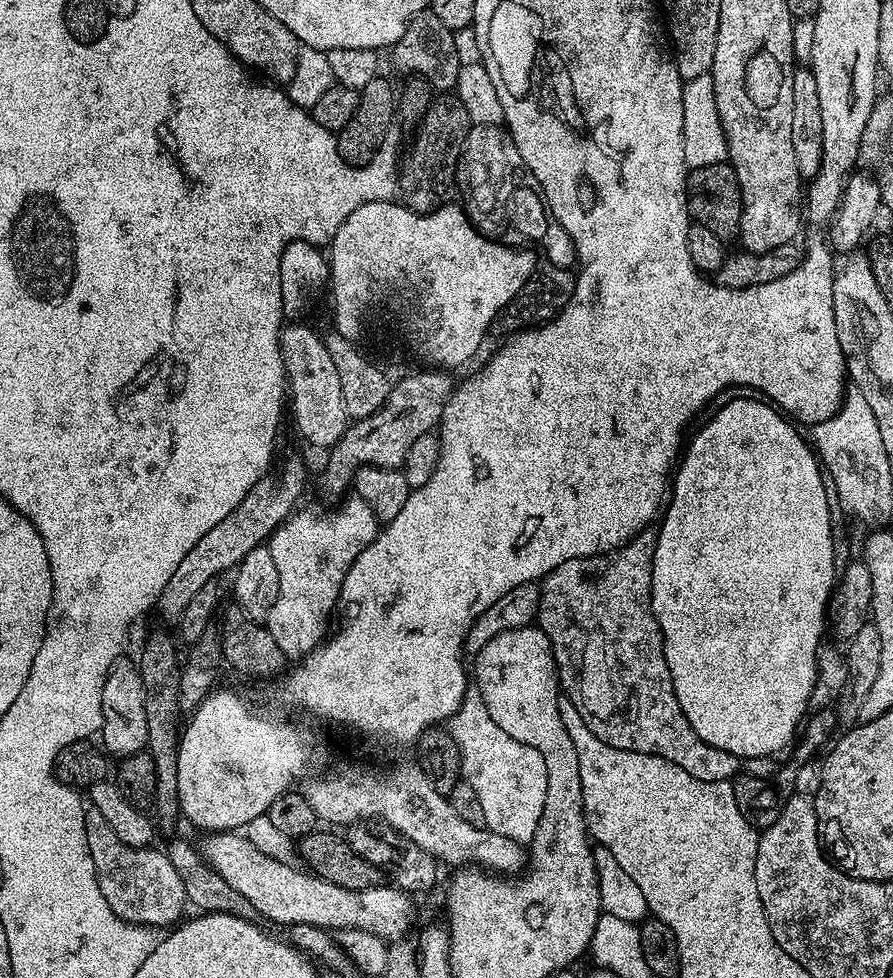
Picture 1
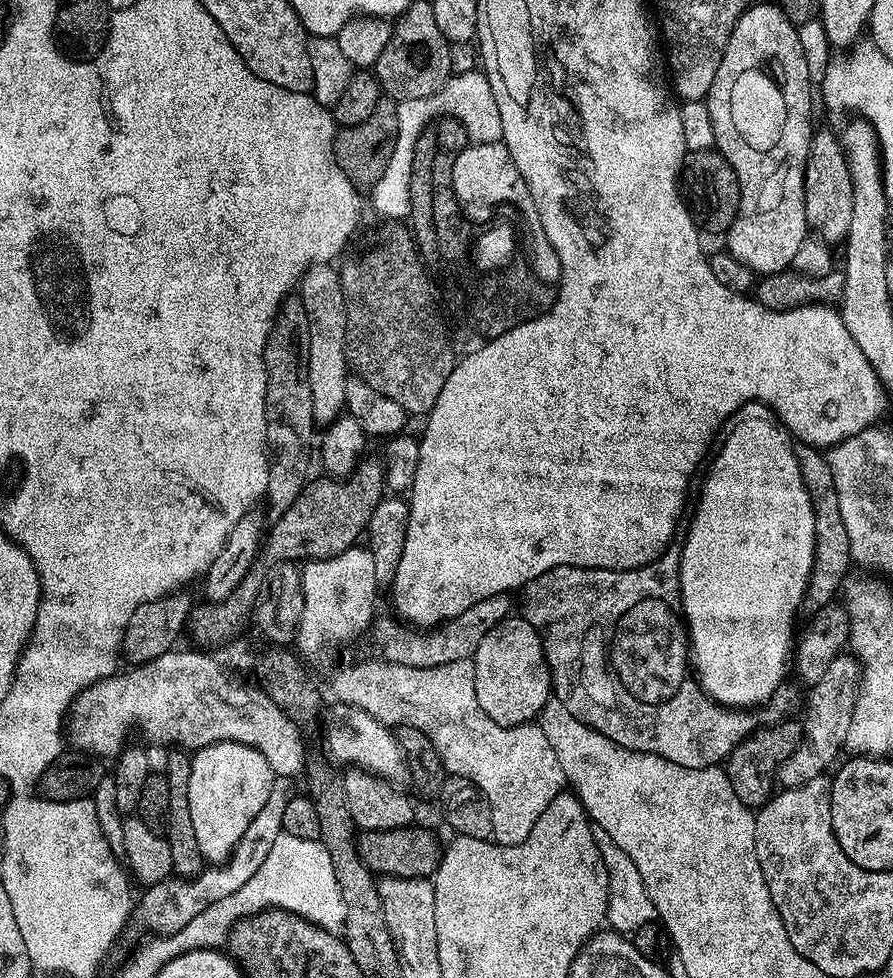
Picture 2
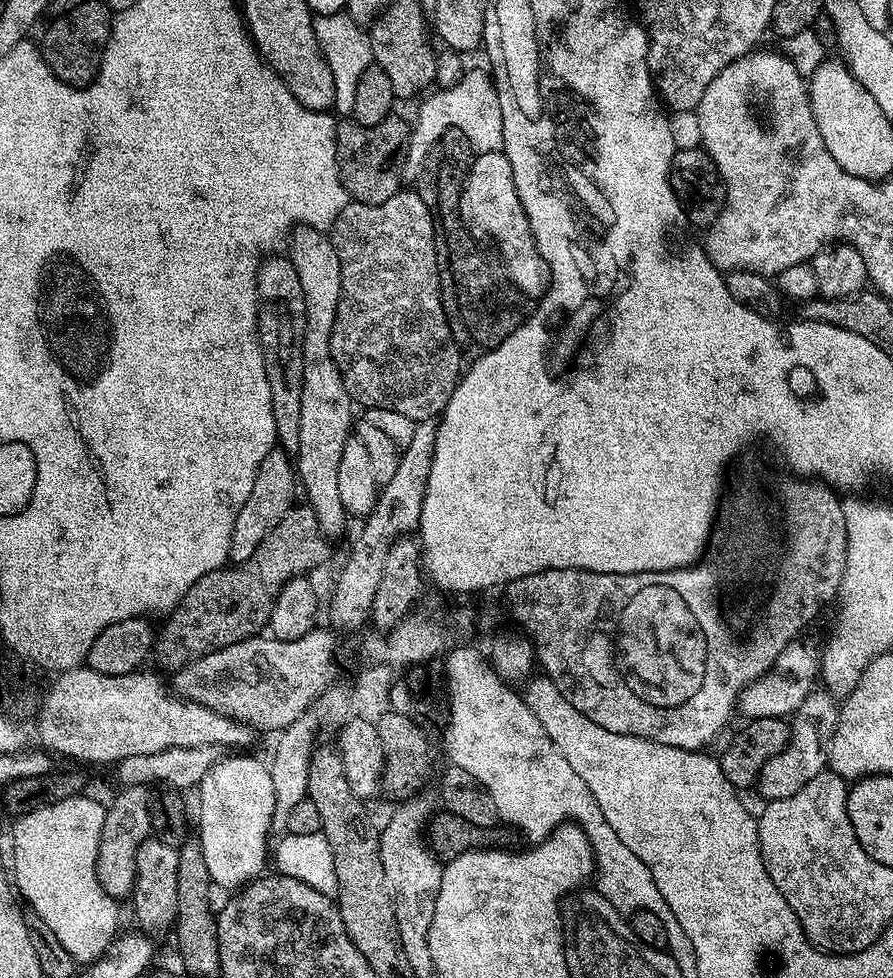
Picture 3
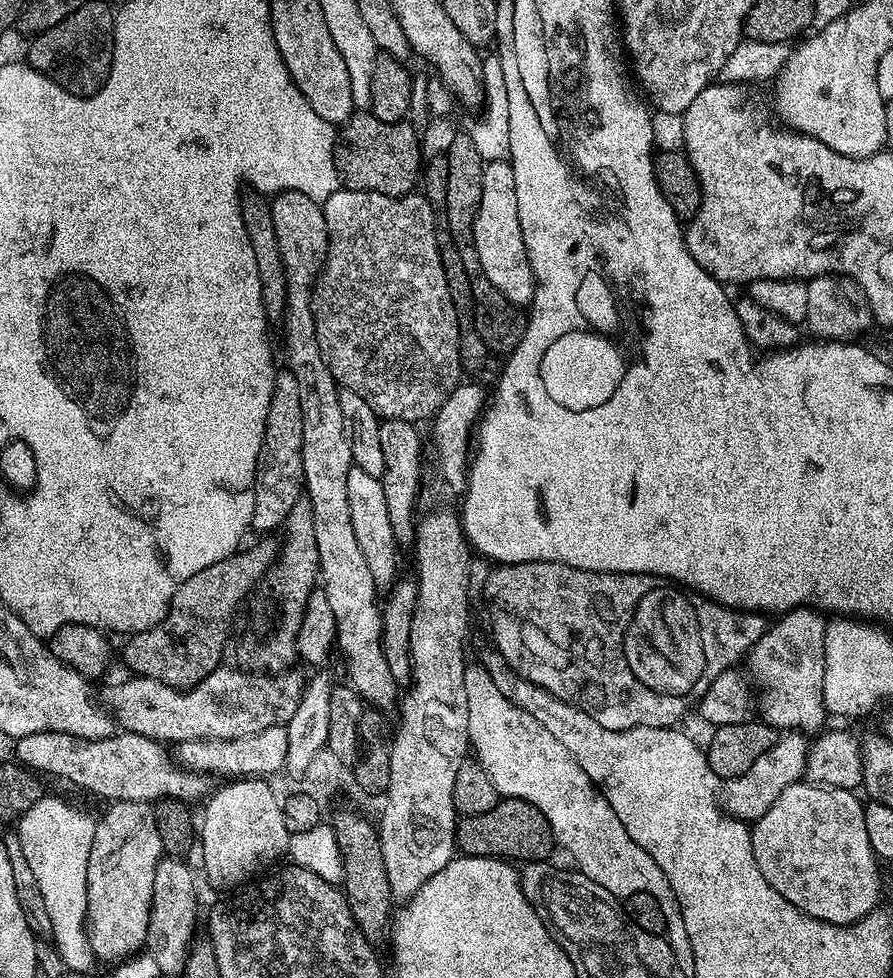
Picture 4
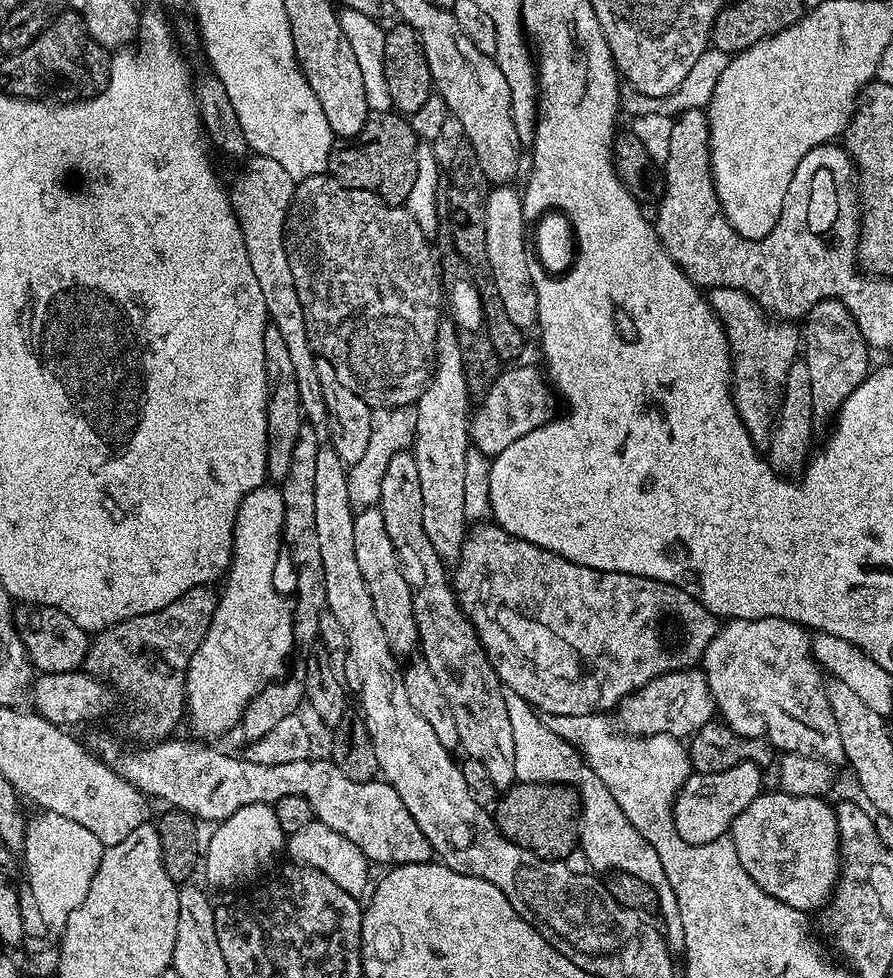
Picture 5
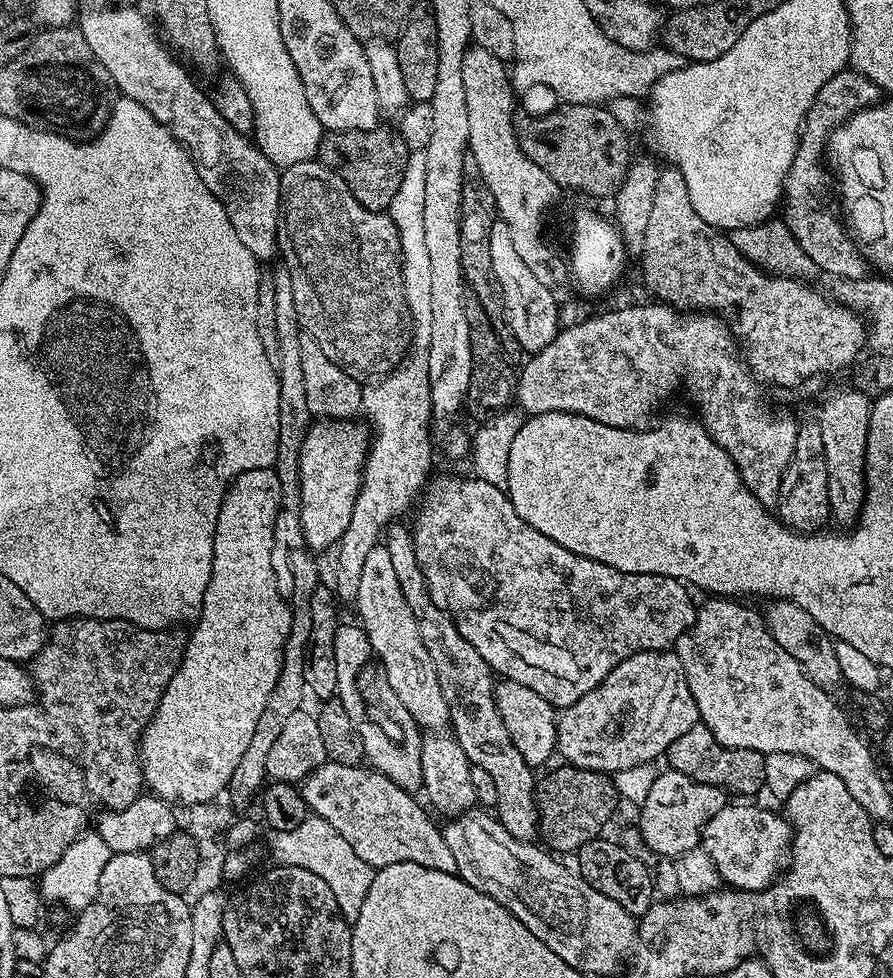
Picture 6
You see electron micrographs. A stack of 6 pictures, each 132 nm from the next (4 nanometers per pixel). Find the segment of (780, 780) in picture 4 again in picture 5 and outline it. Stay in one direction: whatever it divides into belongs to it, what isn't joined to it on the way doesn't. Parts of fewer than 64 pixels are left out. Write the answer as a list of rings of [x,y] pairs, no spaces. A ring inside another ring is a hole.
[[[752,762],[730,766],[721,772],[696,772],[689,776],[684,787],[676,793],[672,817],[678,834],[688,844],[709,844],[727,837],[732,820],[758,798],[764,784],[765,773]],[[764,784],[764,785],[763,785]]]

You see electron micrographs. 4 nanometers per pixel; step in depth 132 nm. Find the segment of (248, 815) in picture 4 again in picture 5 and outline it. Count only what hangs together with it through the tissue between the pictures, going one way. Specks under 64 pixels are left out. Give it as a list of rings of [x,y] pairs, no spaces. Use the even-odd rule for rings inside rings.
[[[270,804],[242,806],[238,814],[230,814],[230,818],[219,821],[213,828],[216,829],[209,840],[207,837],[206,851],[202,856],[202,876],[204,872],[205,878],[216,888],[243,889],[259,881],[286,848],[286,834],[282,826],[278,826],[275,807]]]

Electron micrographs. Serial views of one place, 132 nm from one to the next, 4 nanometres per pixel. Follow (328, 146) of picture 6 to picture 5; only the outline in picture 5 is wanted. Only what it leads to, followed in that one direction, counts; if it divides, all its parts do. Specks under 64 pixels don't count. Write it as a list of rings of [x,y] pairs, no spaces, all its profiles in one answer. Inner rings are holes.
[[[395,111],[378,112],[369,115],[356,136],[333,143],[328,155],[328,172],[347,188],[373,192],[387,204],[404,206],[414,186],[414,170],[418,170],[417,143],[418,137],[403,115]]]

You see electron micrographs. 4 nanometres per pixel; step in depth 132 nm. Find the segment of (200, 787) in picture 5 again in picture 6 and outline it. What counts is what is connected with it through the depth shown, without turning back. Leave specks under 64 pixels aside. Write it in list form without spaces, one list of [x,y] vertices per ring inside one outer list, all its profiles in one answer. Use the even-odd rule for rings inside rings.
[[[325,762],[317,772],[302,782],[304,800],[315,815],[320,816],[373,870],[394,862],[414,862],[439,872],[456,872],[454,854],[446,846],[441,829],[424,813],[411,791],[400,788],[390,778],[368,766]]]

